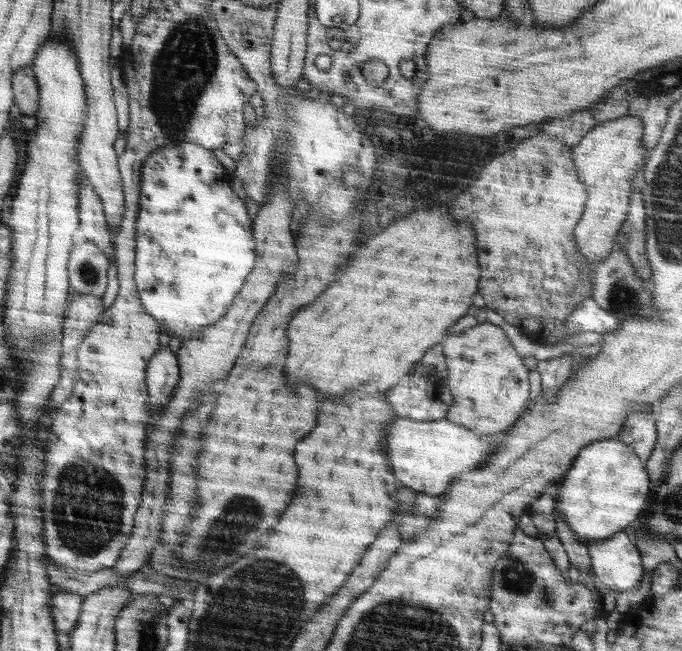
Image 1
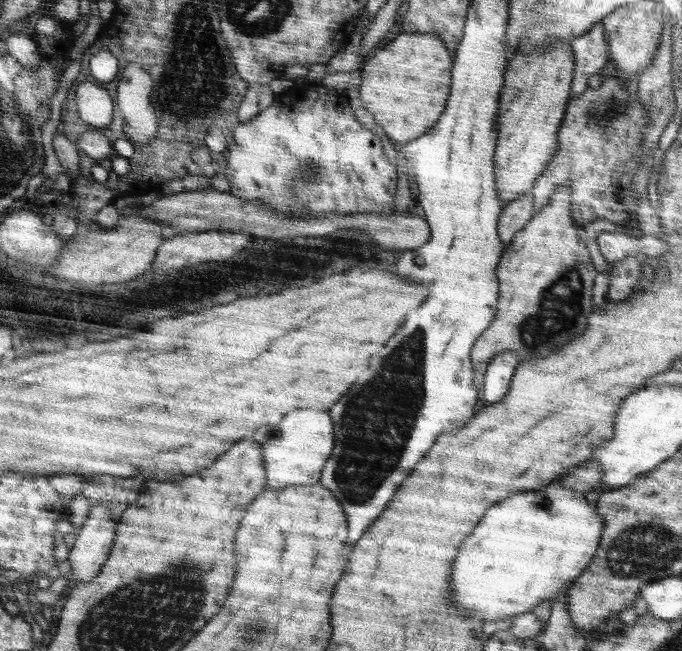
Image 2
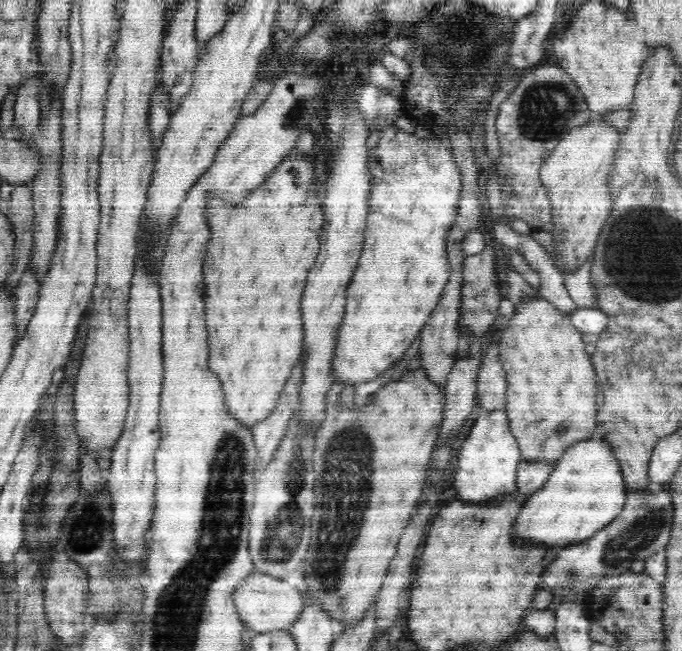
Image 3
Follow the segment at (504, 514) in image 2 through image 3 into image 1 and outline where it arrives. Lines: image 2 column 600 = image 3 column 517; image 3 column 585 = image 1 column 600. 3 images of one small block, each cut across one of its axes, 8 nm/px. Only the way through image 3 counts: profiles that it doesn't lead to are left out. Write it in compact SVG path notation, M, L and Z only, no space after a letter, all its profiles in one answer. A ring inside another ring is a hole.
M616 438L604 439L589 444L578 455L574 466L562 479L555 510L562 514L562 522L578 534L580 543L596 542L635 524L645 512L651 494L652 478L641 457Z

